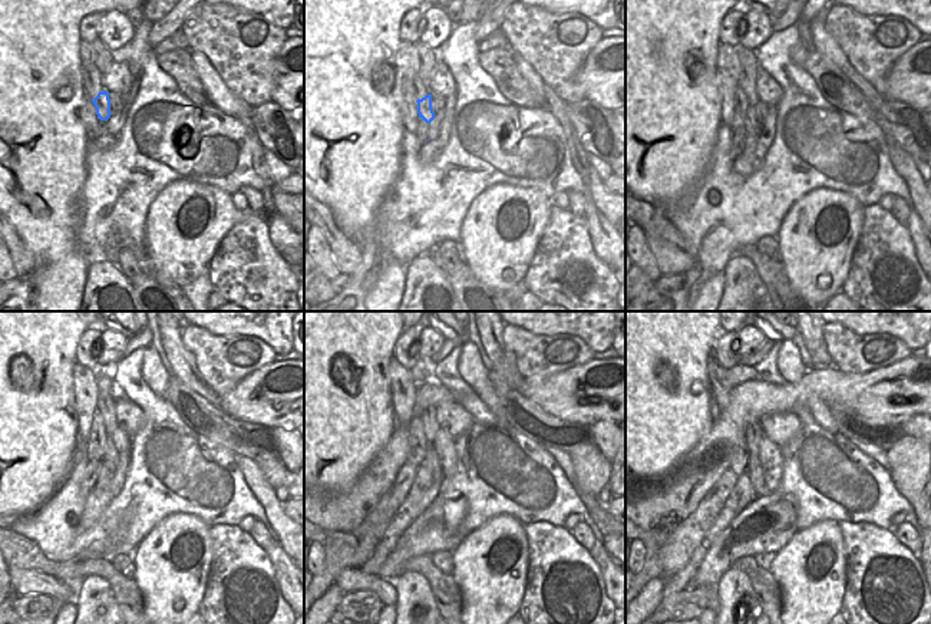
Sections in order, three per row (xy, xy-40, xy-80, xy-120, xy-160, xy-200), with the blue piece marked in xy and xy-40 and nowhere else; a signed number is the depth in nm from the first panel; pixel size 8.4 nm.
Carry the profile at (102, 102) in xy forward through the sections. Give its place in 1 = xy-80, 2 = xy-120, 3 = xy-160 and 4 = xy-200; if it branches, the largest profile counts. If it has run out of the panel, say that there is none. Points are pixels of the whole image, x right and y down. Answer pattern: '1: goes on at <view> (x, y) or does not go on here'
1: goes on at xy-80 (752, 124)
2: goes on at xy-120 (108, 468)
3: goes on at xy-160 (428, 471)
4: goes on at xy-200 (742, 494)

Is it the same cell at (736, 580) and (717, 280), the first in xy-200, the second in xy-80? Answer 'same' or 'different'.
different

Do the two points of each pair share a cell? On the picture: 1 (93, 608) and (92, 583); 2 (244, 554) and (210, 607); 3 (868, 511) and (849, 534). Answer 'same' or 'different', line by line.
1: same
2: same
3: different

